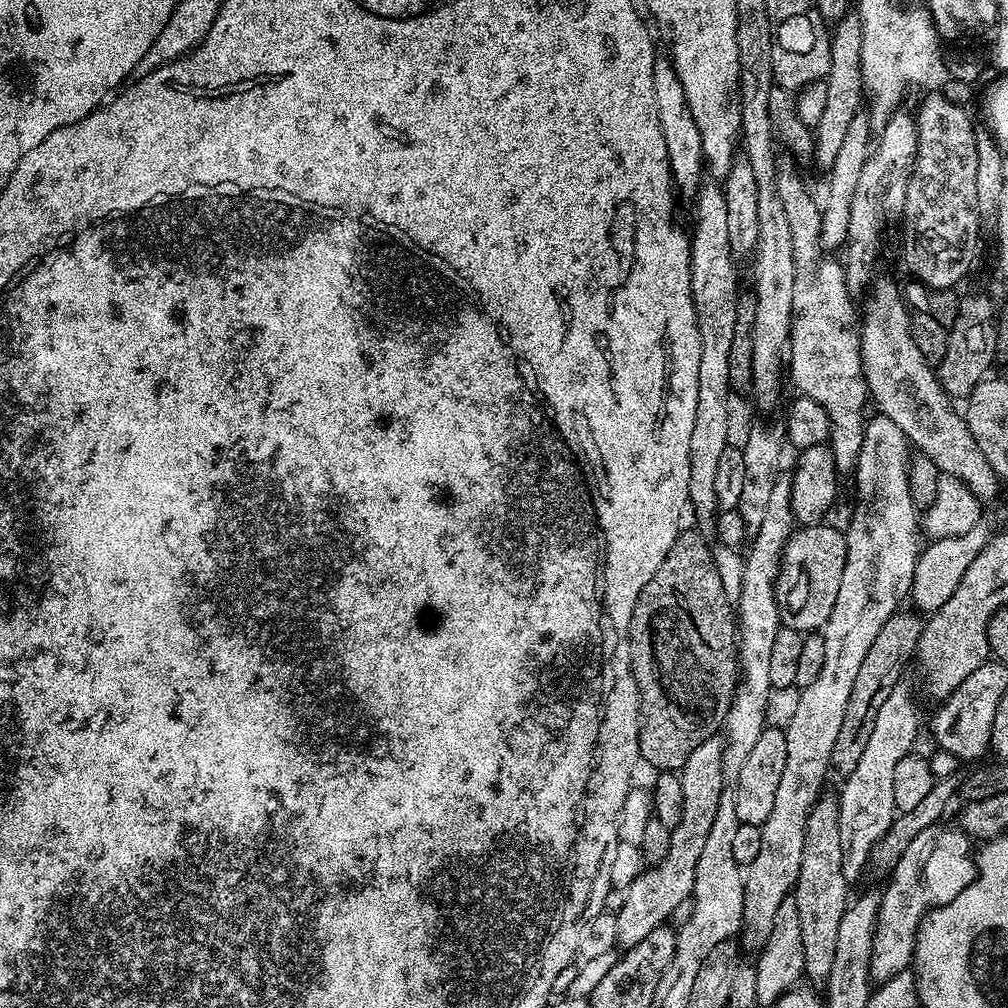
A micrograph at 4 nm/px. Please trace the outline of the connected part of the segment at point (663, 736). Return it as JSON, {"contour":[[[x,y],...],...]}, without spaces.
{"contour":[[[688,530],[681,531],[674,546],[670,546],[670,554],[666,554],[662,566],[658,566],[654,578],[650,578],[650,582],[646,582],[632,611],[628,645],[632,659],[632,677],[635,678],[640,691],[640,759],[645,765],[648,763],[650,767],[656,768],[655,770],[679,770],[684,767],[686,758],[690,758],[690,754],[694,754],[694,750],[698,750],[698,746],[702,746],[702,742],[717,735],[725,727],[728,711],[732,705],[732,697],[736,694],[738,683],[738,616],[722,586],[722,578],[718,578],[718,570],[714,566],[712,557],[712,548],[698,533],[688,532]]]}

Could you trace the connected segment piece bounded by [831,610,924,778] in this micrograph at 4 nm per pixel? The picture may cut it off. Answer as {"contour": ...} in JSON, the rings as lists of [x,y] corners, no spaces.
{"contour":[[[898,610],[887,619],[887,622],[879,630],[858,668],[857,677],[854,678],[853,689],[850,692],[850,699],[847,702],[846,717],[842,727],[838,730],[837,741],[834,742],[831,755],[832,767],[839,768],[840,759],[848,759],[845,766],[839,768],[838,776],[845,777],[853,773],[866,750],[867,741],[870,739],[871,731],[874,730],[874,721],[878,715],[879,707],[886,702],[887,696],[892,693],[894,686],[901,683],[902,670],[907,666],[910,658],[915,657],[917,644],[920,641],[921,632],[924,629],[923,619],[913,611]]]}

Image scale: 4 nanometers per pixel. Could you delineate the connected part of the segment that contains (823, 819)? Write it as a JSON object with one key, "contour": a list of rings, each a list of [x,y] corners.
{"contour":[[[821,795],[810,810],[810,818],[806,820],[804,845],[802,846],[802,866],[798,870],[798,878],[794,895],[798,902],[798,919],[802,929],[802,958],[804,959],[804,976],[812,984],[827,985],[830,970],[834,970],[834,953],[838,950],[838,926],[842,926],[842,914],[848,909],[850,882],[842,874],[842,834],[840,833],[840,802],[835,795]]]}

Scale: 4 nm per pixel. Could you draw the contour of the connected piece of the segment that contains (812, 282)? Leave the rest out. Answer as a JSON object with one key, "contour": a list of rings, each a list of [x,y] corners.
{"contour":[[[790,158],[781,159],[777,163],[776,188],[780,201],[784,206],[786,219],[790,227],[793,243],[792,257],[797,278],[794,282],[794,304],[791,340],[788,343],[787,367],[792,370],[792,384],[799,395],[814,398],[822,410],[830,418],[830,430],[826,441],[834,454],[836,471],[840,474],[855,473],[856,463],[860,458],[862,440],[864,438],[864,403],[869,403],[868,383],[864,377],[864,363],[860,353],[860,320],[858,306],[852,302],[853,293],[848,290],[848,283],[844,277],[844,265],[841,261],[821,260],[824,249],[820,242],[821,236],[821,205],[811,200],[802,180],[797,172],[795,161]]]}

